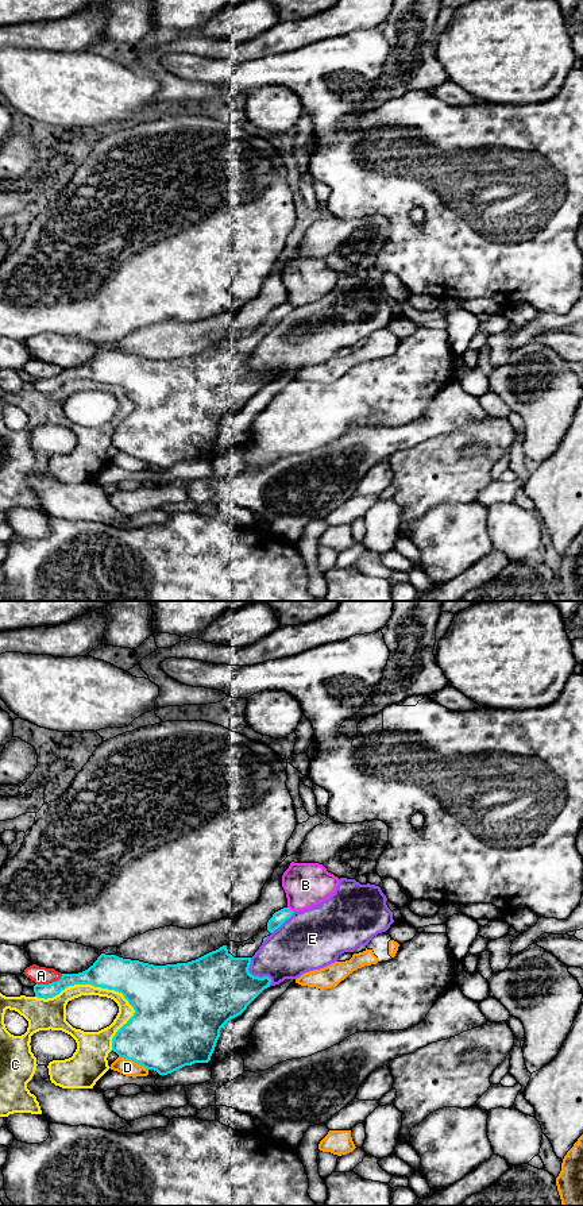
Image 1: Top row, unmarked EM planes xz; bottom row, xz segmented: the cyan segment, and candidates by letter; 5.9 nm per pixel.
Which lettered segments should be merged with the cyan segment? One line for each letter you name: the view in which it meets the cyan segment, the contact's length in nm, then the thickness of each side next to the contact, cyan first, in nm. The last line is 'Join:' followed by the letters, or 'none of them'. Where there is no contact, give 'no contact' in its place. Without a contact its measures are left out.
Join: none of them

